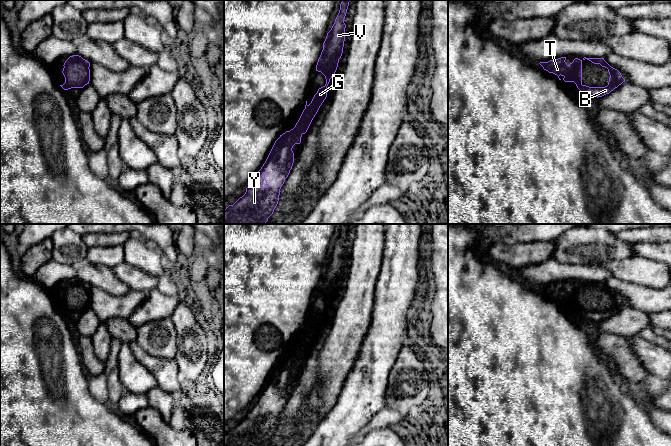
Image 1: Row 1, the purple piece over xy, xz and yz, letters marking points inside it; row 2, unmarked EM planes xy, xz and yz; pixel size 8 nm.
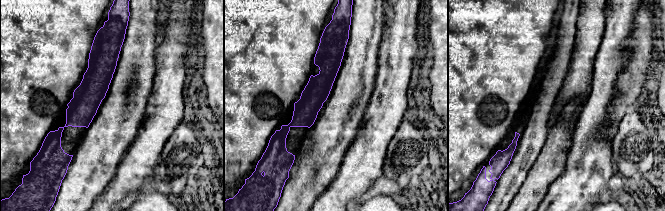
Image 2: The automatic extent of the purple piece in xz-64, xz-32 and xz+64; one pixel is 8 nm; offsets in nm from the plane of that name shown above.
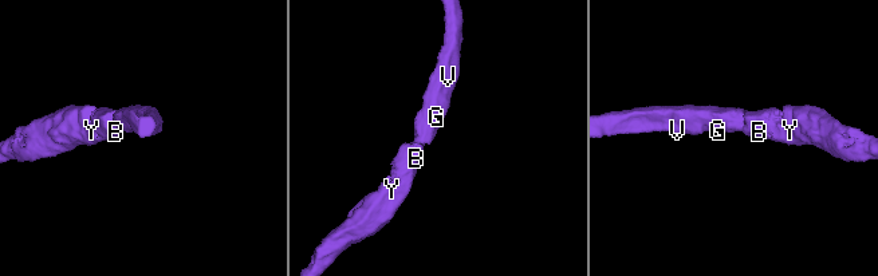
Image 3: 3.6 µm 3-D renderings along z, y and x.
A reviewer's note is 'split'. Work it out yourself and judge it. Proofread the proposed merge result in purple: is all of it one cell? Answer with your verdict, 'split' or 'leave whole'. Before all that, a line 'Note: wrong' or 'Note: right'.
Note: wrong
leave whole

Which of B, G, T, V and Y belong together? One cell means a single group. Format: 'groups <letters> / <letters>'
groups B G T V Y

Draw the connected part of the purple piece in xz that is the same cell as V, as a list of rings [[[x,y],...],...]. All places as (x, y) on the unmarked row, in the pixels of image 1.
[[[342,224],[339,237],[331,254],[327,257],[326,263],[323,267],[323,274],[316,289],[316,295],[321,296],[325,300],[326,308],[318,313],[309,329],[306,325],[305,333],[295,351],[280,359],[275,365],[265,387],[257,396],[256,403],[246,412],[245,418],[233,429],[226,431],[224,434],[224,446],[267,446],[268,442],[273,438],[279,425],[280,413],[284,408],[285,403],[288,401],[294,387],[294,377],[292,372],[295,368],[301,367],[302,359],[307,356],[313,342],[327,321],[327,310],[337,294],[339,283],[343,277],[346,252],[344,243],[349,226],[350,224]]]

